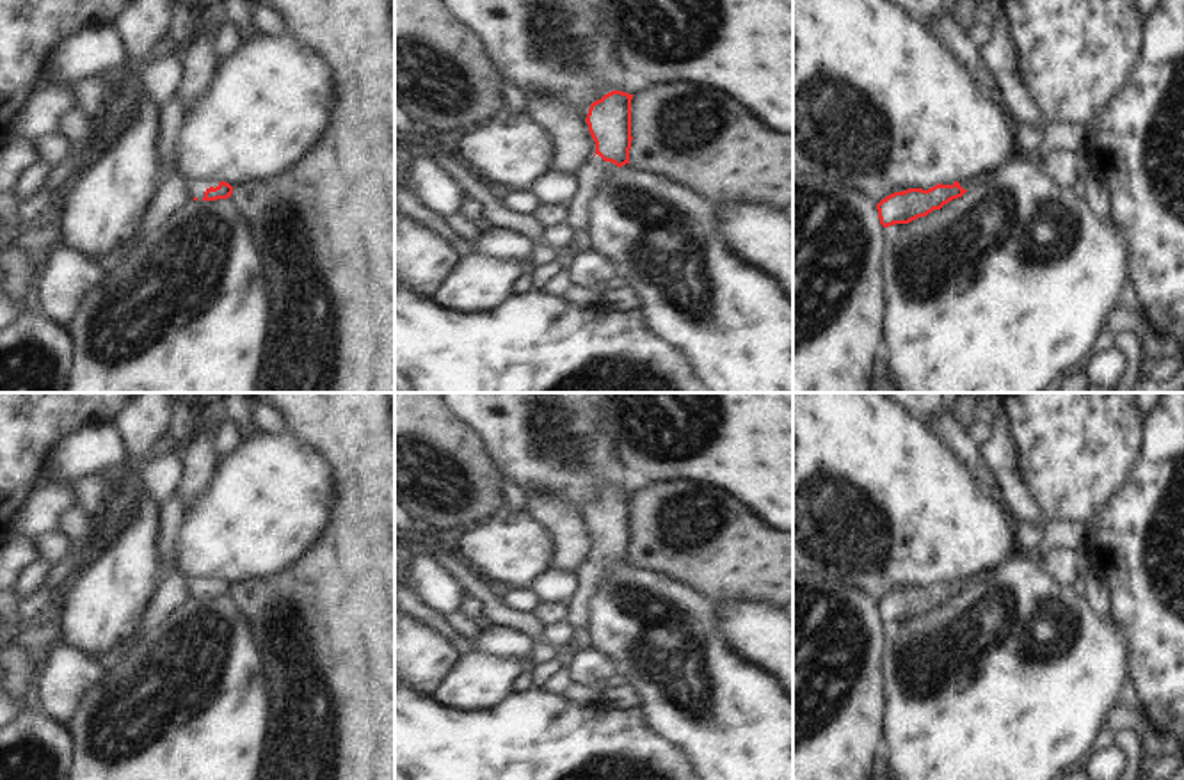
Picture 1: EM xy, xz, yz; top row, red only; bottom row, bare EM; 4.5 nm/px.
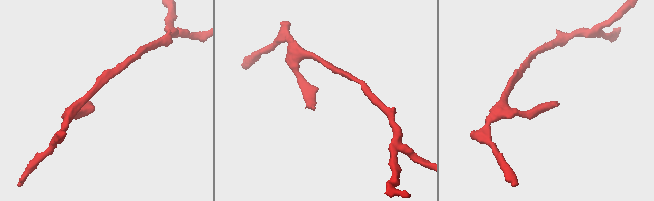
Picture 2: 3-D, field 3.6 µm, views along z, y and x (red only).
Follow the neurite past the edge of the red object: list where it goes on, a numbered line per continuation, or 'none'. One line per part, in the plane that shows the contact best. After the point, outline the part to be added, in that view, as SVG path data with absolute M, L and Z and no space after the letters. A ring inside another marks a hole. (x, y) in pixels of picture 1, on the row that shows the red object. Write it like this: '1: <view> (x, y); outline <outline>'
1: xy (198, 187); outline M190 181L190 188L194 192L194 197L197 201L203 201L204 197L204 192L210 188L210 187L219 187L219 181Z

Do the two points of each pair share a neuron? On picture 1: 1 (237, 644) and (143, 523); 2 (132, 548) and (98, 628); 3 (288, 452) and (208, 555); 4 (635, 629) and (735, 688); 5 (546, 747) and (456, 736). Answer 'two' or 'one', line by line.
1: two
2: one
3: one
4: one
5: one

